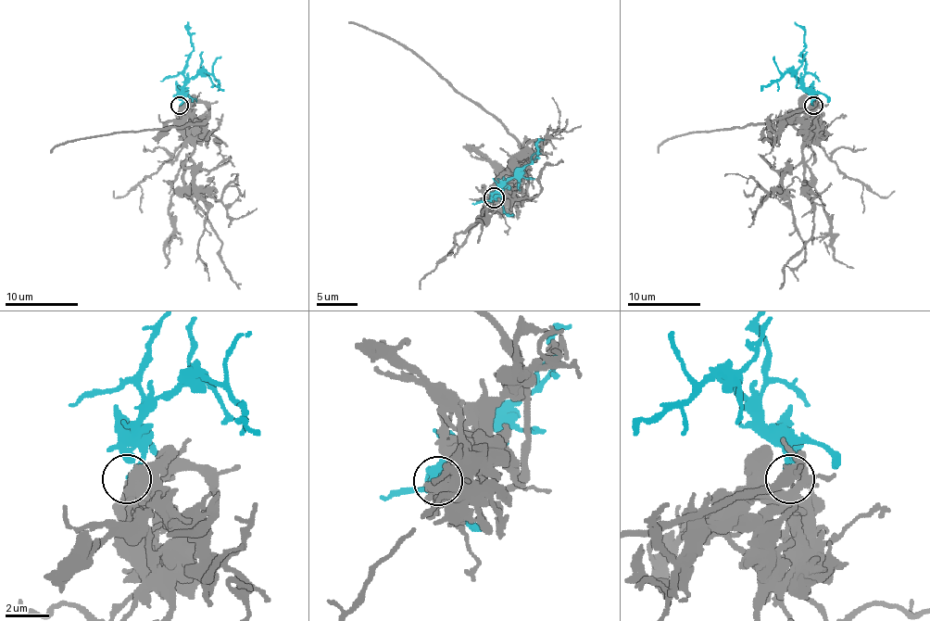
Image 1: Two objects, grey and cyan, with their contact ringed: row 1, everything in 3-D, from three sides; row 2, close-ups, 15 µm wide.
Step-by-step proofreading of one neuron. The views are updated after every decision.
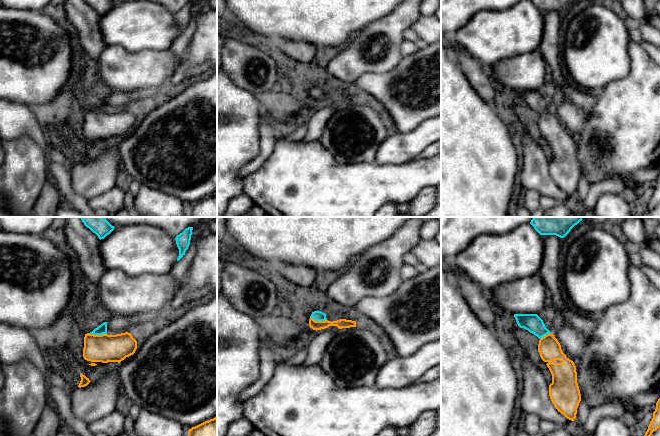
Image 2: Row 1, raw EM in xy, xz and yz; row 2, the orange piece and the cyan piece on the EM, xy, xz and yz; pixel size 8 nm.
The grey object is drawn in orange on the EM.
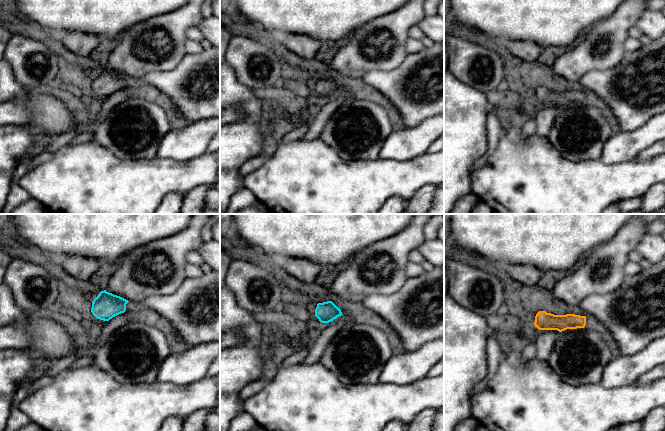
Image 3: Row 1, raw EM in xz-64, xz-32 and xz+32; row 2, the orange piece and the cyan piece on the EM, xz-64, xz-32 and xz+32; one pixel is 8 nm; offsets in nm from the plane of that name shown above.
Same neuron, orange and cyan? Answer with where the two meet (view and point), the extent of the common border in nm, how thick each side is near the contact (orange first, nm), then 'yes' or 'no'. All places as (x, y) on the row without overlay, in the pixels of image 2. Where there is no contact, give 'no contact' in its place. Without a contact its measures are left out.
meets orange in xy at (97, 111); contact 150 nm long; 220 nm thick on the orange side, 80 nm on the other; yes

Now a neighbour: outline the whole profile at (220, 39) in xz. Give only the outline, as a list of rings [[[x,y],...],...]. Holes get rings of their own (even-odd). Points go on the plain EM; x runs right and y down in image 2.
[[[217,33],[217,72],[222,69],[222,48],[225,40],[222,35]]]

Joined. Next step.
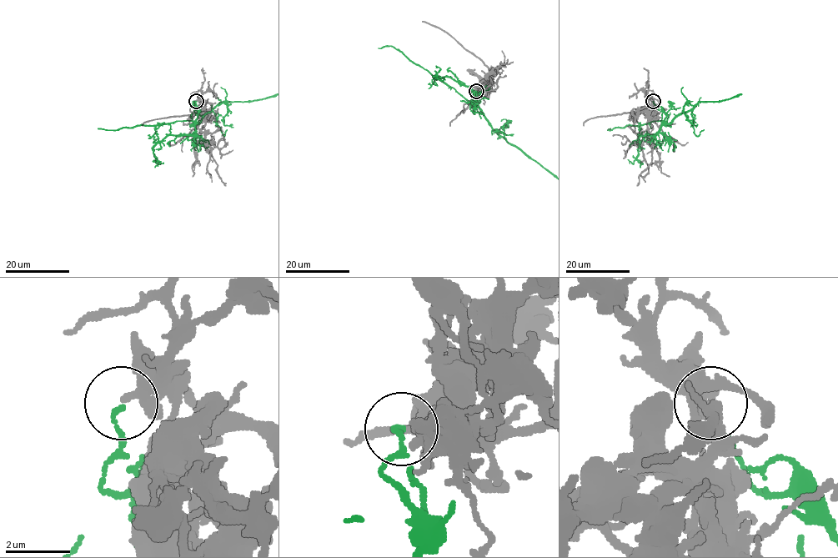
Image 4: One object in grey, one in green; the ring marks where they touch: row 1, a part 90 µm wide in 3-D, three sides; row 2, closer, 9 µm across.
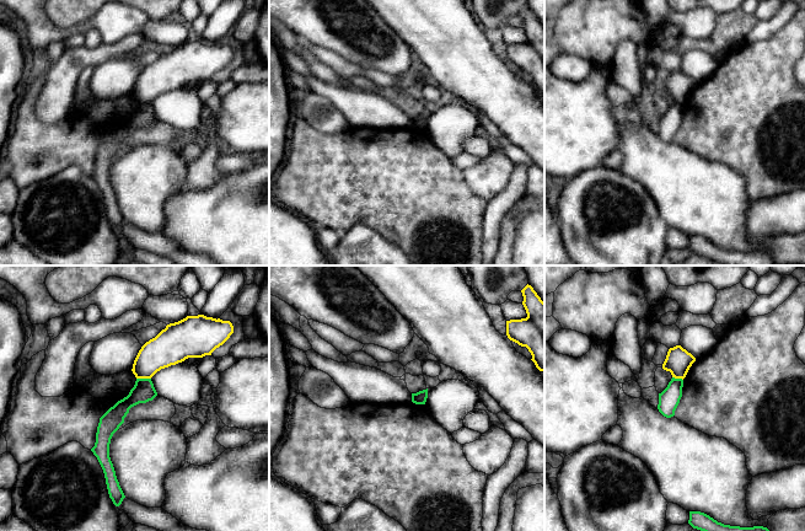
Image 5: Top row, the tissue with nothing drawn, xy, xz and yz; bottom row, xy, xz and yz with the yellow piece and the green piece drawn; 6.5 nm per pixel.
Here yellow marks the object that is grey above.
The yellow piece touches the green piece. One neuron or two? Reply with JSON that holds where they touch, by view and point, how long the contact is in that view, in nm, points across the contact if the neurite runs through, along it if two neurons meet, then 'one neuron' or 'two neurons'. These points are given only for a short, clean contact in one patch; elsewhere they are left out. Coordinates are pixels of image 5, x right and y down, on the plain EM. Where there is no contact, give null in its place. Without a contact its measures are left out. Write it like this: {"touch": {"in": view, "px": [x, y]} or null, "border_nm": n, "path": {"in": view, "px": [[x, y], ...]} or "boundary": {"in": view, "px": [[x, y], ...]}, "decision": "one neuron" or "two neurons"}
{"touch": {"in": "xy", "px": [144, 102]}, "border_nm": 100, "decision": "two neurons"}

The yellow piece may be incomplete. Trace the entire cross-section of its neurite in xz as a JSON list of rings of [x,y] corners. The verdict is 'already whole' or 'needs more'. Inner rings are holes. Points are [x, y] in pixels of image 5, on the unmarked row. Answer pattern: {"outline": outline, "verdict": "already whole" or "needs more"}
{"outline": [[[528,9],[521,17],[527,42],[506,45],[506,60],[519,70],[526,71],[536,92],[544,96],[544,27]]], "verdict": "already whole"}

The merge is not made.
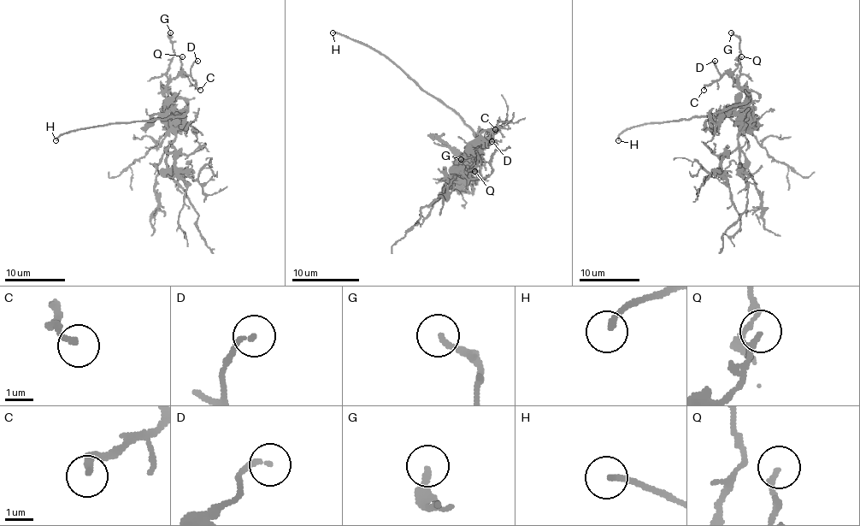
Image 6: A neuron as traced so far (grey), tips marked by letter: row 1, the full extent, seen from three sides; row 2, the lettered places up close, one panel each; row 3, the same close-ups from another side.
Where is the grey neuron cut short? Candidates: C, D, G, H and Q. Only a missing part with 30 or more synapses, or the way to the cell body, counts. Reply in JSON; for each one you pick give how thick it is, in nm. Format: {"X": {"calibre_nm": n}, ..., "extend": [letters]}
{"H": {"calibre_nm": 200}, "extend": ["H"]}

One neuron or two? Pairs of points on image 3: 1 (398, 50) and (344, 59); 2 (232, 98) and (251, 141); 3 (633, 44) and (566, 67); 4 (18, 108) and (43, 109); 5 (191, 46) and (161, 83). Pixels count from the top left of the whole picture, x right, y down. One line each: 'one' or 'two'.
1: one
2: one
3: two
4: one
5: two

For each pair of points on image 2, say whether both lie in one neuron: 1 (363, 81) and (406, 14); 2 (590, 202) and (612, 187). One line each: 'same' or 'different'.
1: different
2: same

